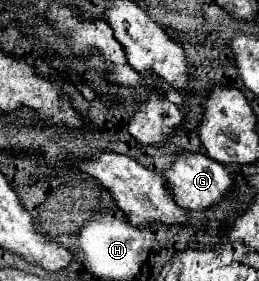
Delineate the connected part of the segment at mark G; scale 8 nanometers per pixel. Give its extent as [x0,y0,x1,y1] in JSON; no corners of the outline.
[164,154,234,210]

